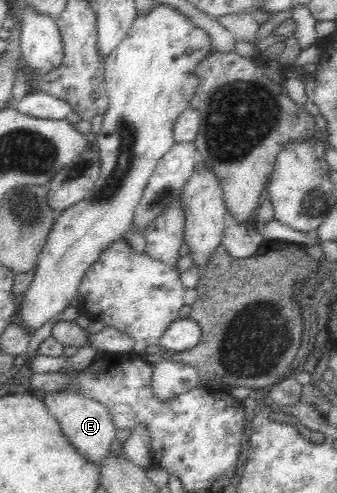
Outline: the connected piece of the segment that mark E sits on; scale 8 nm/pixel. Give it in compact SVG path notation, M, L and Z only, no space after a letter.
M71 391L47 393L44 403L51 415L57 419L63 435L67 436L71 446L75 447L75 451L79 452L79 455L83 455L87 461L91 461L92 465L100 468L106 456L109 455L109 448L115 440L116 432L111 415L103 404L83 395L71 393Z

